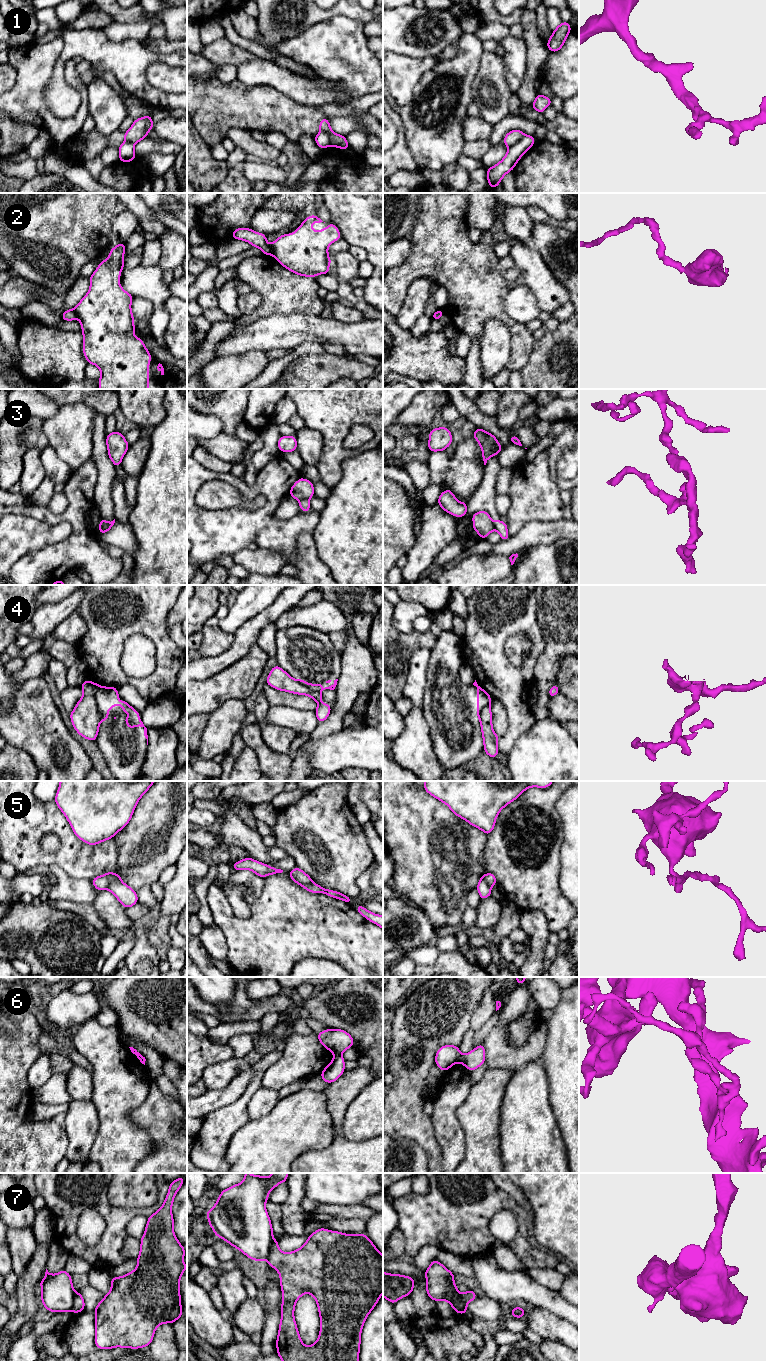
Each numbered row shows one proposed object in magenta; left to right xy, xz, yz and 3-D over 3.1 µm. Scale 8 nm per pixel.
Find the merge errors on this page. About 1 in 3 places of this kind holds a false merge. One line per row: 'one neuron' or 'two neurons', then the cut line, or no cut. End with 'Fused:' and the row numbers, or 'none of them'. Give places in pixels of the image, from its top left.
1: two neurons; cut xz (320, 129), (328, 134), (331, 144)
2: two neurons; cut xz (269, 245), (271, 252)
3: two neurons; cut xz (308, 498), (303, 498), (300, 501)
4: two neurons; cut xy (99, 687), (95, 694), (95, 702), (102, 719)
5: two neurons; cut xz (289, 872), (298, 882), (312, 883)
6: two neurons; cut xz (340, 1054), (334, 1056)
7: two neurons; cut xz (274, 1239), (269, 1249), (269, 1256), (266, 1259)
Fused: 1, 2, 3, 4, 5, 6, 7

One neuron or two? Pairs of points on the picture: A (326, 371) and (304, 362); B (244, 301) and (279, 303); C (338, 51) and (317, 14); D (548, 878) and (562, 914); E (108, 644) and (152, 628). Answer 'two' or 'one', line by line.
A: one
B: two
C: two
D: one
E: one

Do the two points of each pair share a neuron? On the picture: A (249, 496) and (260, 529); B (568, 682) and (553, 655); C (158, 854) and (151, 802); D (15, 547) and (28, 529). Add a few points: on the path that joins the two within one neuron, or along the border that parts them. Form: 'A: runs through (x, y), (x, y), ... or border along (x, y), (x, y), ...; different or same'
A: runs through (262, 492), (269, 498), (269, 509), (264, 516); same
B: border along (568, 654), (562, 659), (553, 684); different
C: runs through (158, 841), (158, 815); same
D: runs through (15, 543), (24, 533); same

